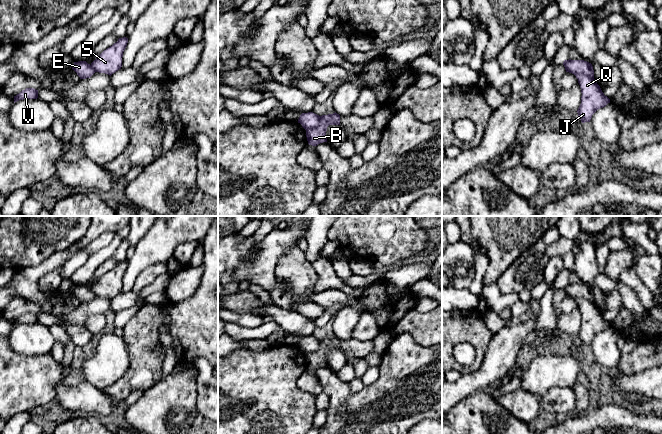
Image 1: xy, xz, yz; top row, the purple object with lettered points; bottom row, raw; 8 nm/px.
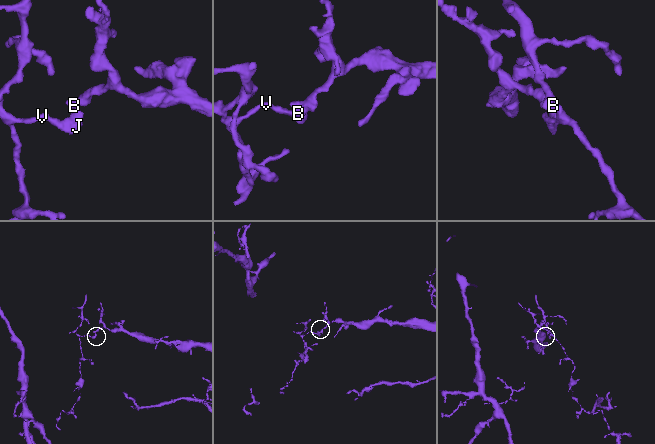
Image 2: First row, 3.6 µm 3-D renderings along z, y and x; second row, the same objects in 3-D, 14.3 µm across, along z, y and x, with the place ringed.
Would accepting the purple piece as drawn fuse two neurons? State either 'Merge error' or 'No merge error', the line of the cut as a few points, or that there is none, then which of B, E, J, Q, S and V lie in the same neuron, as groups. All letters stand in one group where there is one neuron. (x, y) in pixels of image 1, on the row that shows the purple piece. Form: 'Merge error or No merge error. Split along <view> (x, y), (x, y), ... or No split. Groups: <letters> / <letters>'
Merge error. Split along yz (569, 71), (593, 77). Groups: B S / E J Q V

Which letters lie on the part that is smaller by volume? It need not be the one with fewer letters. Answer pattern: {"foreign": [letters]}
{"foreign": ["E", "J", "Q", "V"]}

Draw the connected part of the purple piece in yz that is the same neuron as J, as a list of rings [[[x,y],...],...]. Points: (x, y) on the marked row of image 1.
[[[572,73],[578,79],[581,88],[581,104],[577,110],[578,118],[582,123],[590,122],[592,115],[600,108],[610,103],[610,99],[604,95],[594,77]]]

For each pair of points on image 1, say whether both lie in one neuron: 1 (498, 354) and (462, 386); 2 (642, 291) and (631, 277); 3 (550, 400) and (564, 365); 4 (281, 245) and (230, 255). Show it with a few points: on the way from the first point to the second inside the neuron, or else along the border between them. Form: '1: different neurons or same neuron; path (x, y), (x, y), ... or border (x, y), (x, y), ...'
1: same neuron; path (492, 364), (472, 382)
2: same neuron; path (639, 288), (632, 280)
3: different neurons; border (572, 385), (552, 387), (539, 398)
4: same neuron; path (268, 251), (253, 264), (243, 263)

